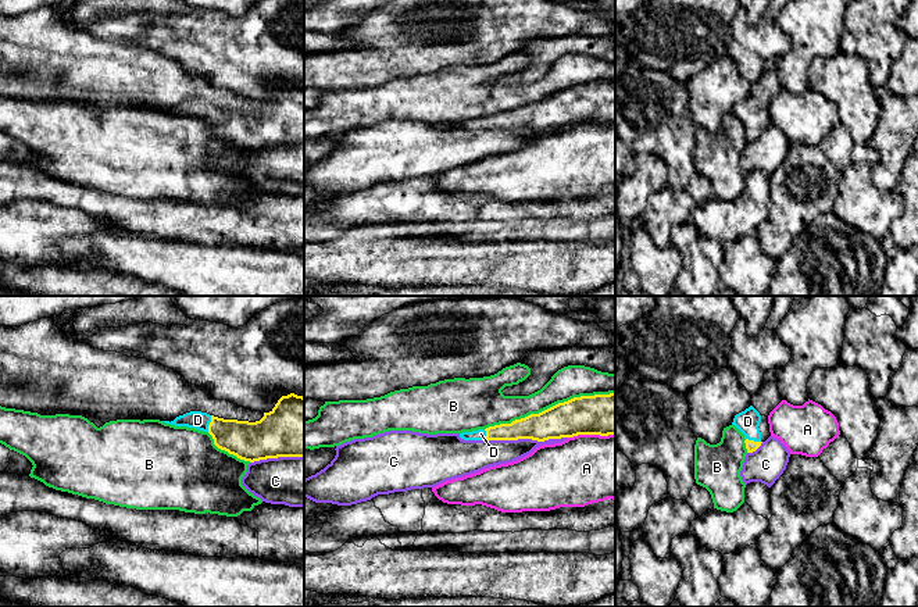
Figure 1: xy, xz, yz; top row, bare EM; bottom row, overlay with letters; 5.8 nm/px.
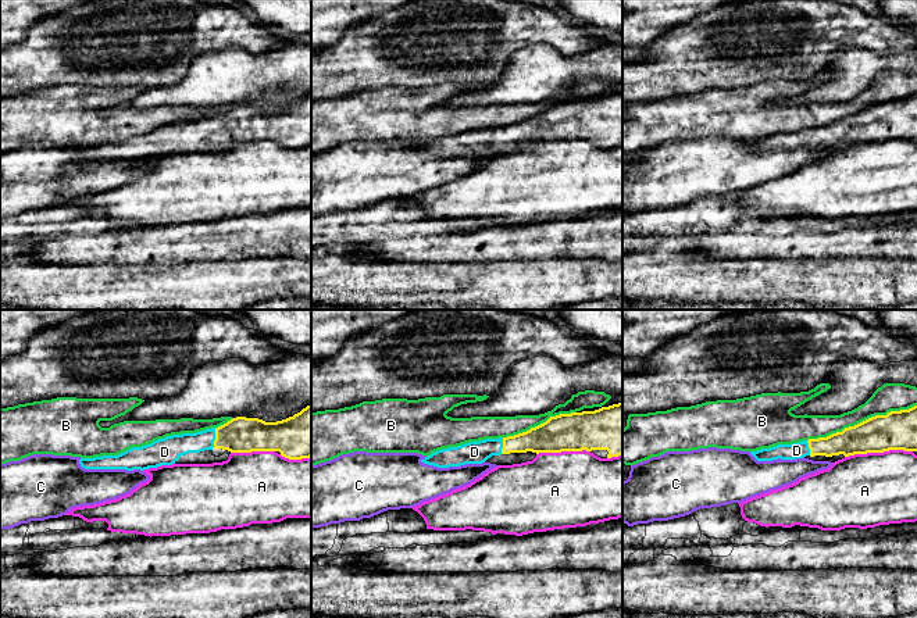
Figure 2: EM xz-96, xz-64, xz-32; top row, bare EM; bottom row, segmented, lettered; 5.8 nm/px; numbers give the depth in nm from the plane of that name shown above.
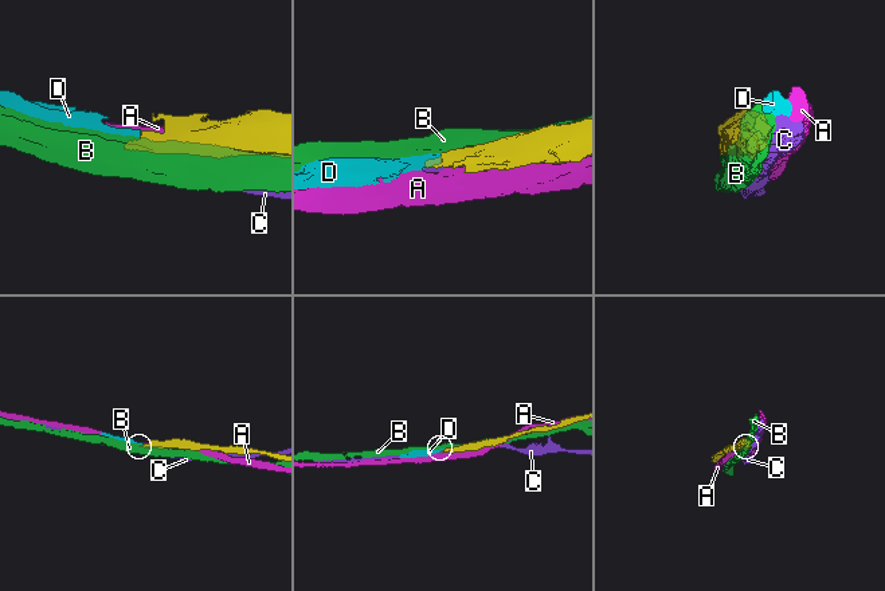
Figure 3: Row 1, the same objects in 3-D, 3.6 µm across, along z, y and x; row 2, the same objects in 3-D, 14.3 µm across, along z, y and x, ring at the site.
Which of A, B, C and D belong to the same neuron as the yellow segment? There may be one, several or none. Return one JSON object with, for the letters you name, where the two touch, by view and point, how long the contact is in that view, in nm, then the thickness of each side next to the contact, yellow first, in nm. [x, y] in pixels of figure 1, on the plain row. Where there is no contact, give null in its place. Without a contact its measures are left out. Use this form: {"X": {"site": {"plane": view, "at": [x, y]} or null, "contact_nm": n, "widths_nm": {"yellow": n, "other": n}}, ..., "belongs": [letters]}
{"D": {"site": {"plane": "xy", "at": [210, 113]}, "contact_nm": 100, "widths_nm": {"yellow": 220, "other": 110}}, "belongs": ["D"]}

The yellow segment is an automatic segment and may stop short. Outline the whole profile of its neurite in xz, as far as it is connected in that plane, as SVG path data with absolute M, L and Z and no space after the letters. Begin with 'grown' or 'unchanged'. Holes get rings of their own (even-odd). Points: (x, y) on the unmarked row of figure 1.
grown; M615 82L574 86L511 113L462 121L464 129L518 129L615 124Z

